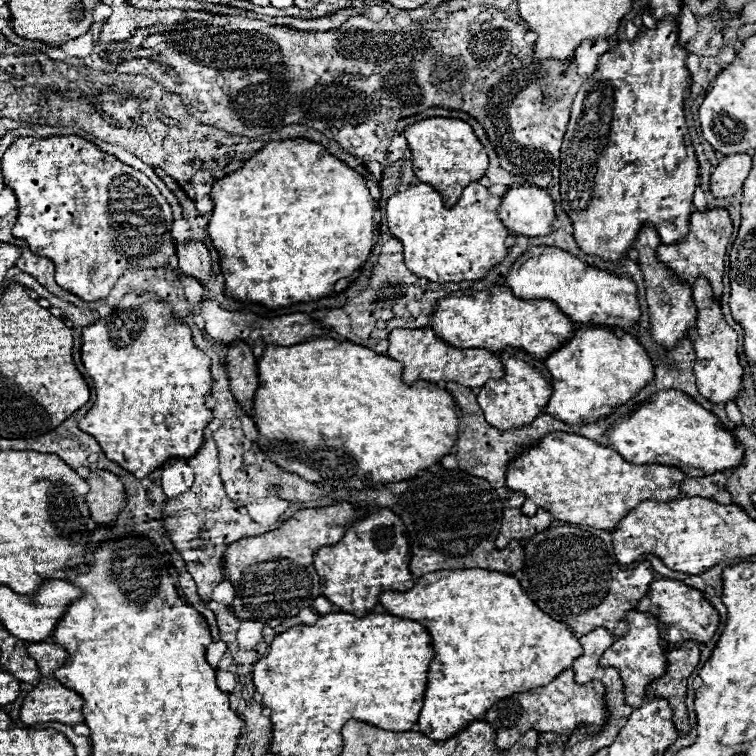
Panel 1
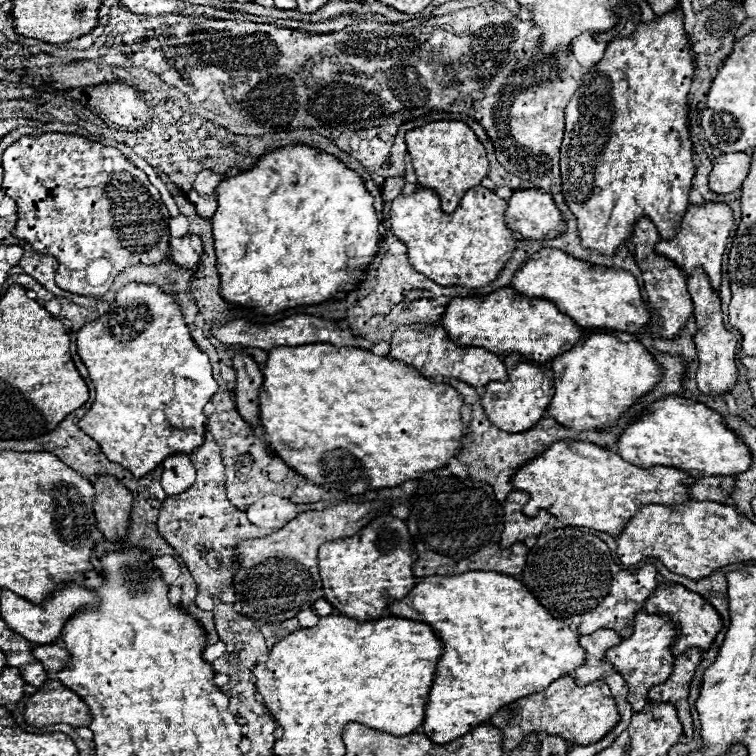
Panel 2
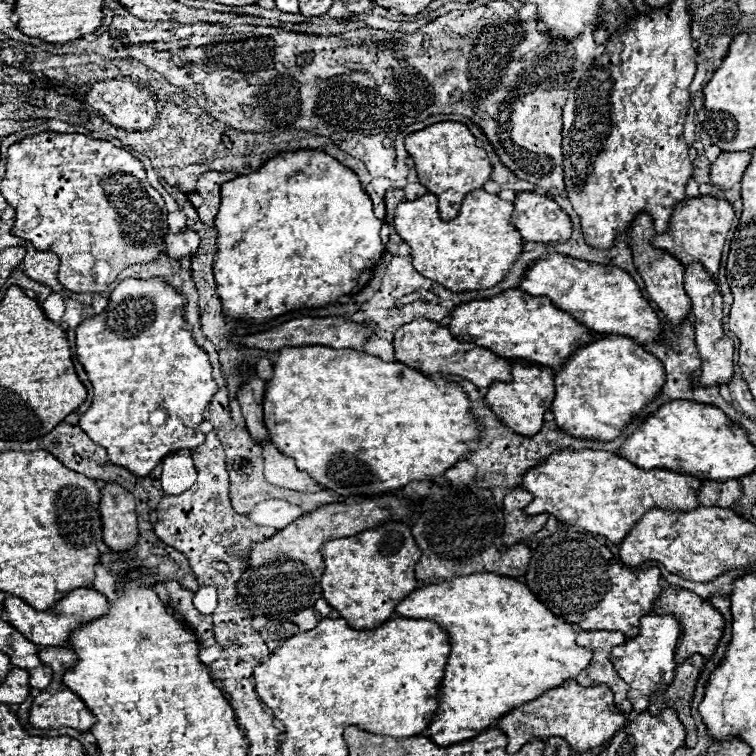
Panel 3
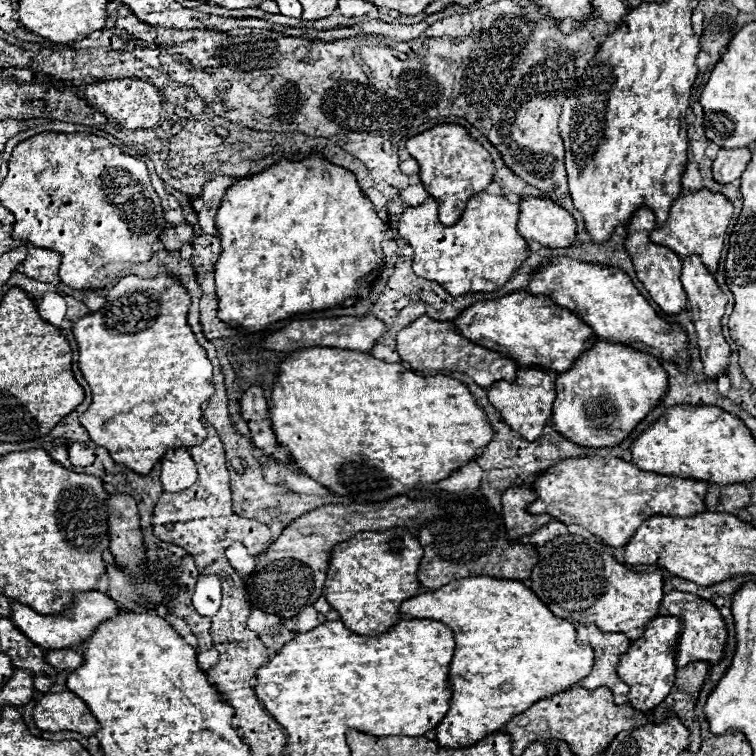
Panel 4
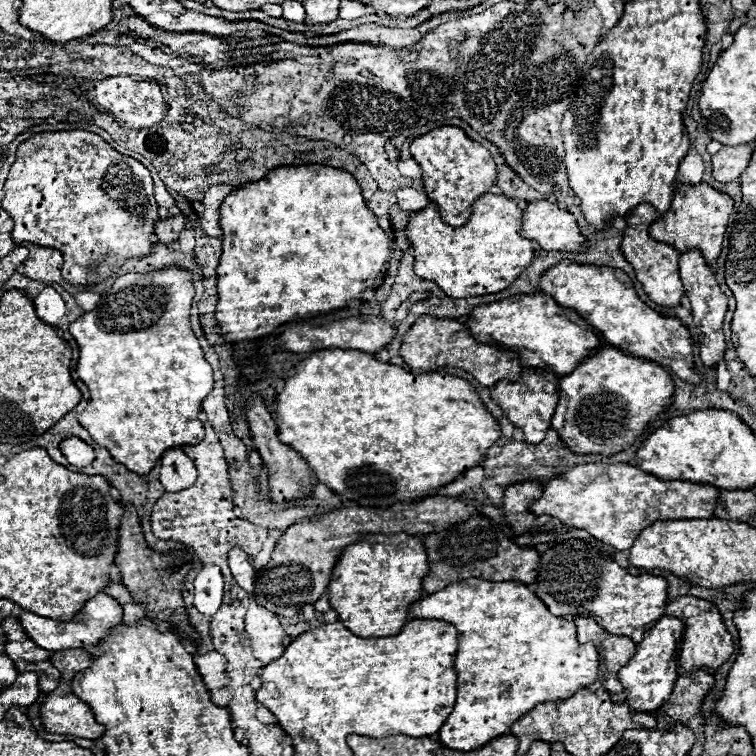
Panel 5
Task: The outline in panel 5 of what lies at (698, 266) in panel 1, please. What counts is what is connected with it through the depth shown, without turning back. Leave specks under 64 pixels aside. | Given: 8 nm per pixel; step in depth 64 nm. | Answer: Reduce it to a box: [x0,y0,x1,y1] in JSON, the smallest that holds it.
[650,182,734,264]

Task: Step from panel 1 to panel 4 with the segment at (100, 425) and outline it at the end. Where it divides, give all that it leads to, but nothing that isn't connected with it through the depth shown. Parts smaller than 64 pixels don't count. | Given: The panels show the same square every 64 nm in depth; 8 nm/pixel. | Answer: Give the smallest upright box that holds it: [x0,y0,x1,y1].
[72,276,214,474]

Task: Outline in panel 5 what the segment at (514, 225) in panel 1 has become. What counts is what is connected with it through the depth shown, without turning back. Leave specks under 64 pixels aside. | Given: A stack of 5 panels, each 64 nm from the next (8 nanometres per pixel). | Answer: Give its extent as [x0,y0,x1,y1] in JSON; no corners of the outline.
[520,200,588,252]

